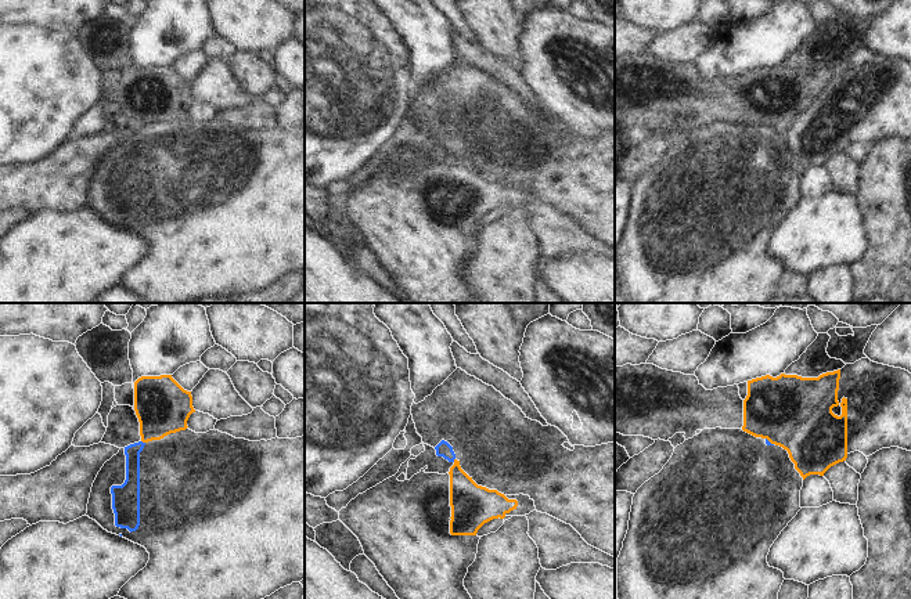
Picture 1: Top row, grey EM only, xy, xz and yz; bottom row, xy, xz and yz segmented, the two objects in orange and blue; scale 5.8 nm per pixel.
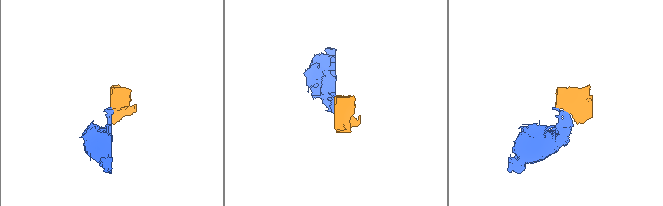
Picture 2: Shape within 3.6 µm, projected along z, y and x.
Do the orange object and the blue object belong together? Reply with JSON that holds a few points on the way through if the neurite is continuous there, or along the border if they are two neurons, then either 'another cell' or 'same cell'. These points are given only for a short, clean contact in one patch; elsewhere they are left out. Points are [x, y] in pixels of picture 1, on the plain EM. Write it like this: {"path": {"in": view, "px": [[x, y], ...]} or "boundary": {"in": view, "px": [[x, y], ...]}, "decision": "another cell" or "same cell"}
{"boundary": {"in": "xy", "px": [[141, 130], [144, 133]]}, "decision": "another cell"}

